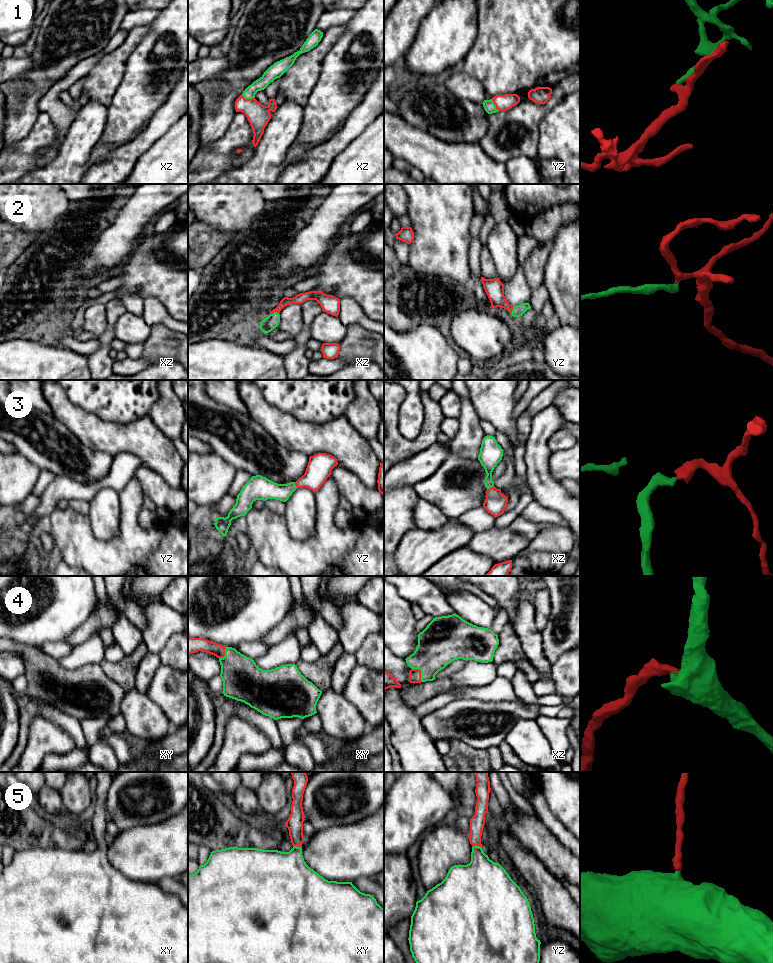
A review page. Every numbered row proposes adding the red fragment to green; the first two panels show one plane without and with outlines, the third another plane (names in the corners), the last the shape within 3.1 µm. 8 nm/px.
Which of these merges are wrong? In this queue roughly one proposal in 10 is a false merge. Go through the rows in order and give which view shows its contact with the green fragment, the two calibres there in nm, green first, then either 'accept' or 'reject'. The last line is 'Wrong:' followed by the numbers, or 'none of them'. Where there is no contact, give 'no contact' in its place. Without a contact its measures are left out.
1: contact in xz; calibres 100 and 190 nm; accept
2: contact in xz; calibres 110 and 80 nm; accept
3: contact in xz; calibres 170 and 180 nm; accept
4: contact in xz; calibres 340 and 100 nm; accept
5: contact in yz; calibres 300 and 120 nm; accept
Wrong: none of them

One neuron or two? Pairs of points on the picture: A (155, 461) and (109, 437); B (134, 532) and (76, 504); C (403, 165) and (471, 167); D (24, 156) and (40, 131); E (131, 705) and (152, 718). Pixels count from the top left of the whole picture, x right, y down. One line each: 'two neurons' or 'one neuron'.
A: one neuron
B: two neurons
C: two neurons
D: one neuron
E: one neuron

